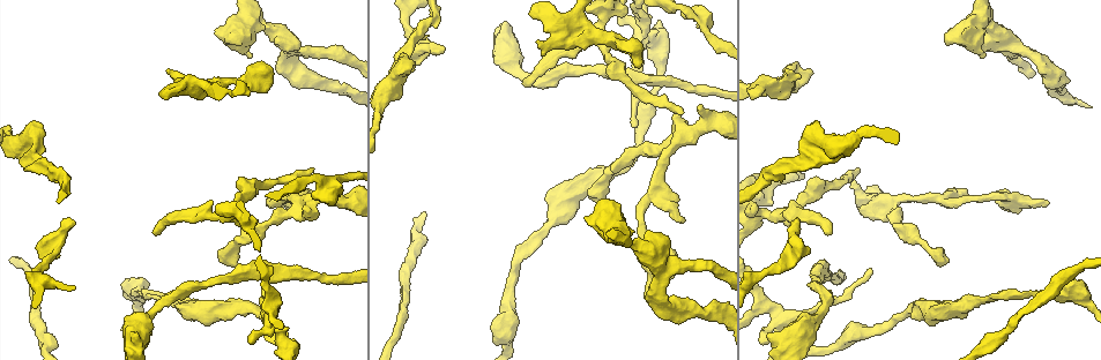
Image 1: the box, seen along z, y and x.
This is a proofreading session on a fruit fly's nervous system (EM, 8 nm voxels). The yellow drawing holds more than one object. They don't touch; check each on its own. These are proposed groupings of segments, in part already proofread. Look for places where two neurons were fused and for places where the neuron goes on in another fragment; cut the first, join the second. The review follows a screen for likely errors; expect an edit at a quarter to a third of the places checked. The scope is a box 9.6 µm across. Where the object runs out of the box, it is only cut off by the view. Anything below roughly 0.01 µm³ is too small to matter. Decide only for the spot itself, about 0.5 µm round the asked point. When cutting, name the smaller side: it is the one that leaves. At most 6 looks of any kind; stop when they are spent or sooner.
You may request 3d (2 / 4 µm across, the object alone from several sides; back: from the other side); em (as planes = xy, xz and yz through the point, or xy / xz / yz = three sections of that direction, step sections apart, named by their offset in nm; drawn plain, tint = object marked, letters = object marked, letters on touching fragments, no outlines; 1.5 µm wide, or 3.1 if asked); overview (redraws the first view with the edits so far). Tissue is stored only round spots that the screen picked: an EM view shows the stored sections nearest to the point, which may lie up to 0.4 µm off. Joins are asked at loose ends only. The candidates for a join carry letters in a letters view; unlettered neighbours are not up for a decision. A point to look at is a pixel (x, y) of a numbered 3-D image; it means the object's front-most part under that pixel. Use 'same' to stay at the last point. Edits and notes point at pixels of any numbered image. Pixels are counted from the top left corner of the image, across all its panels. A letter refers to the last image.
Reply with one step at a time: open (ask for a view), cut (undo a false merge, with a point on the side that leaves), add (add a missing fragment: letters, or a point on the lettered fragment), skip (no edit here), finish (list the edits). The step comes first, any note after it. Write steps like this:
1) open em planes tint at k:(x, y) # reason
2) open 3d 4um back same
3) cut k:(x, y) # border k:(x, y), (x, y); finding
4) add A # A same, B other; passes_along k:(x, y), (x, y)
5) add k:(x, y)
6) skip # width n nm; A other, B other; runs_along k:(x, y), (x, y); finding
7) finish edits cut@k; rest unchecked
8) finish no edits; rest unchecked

open em planes letters at 1:(779, 323) # calibre changes

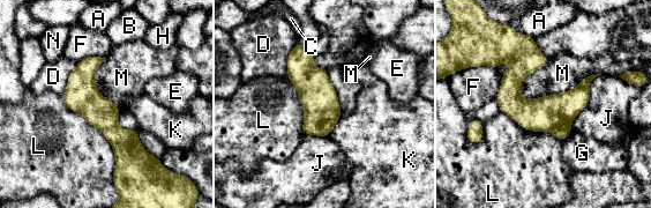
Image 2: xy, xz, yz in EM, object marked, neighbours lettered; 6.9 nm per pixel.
cut 2:(562, 132) # A other, B other, C other, D other, E other, F other, G other, H other, J other, K other, L other, M other, N other; border 2:(569, 124), (562, 124), (551, 131); a second neuron is stuck on

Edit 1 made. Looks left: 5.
open em xz step 8 letters at 1:(787, 74)

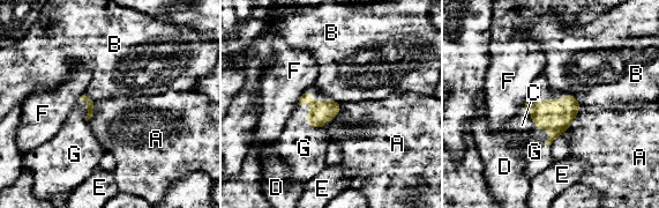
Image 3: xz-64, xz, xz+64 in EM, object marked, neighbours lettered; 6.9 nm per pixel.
open em planes letters same

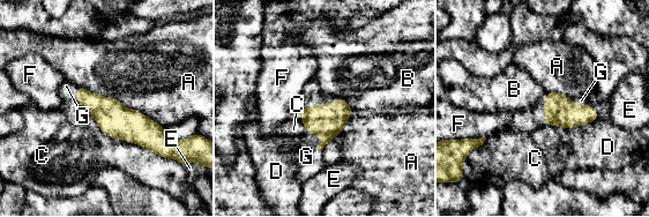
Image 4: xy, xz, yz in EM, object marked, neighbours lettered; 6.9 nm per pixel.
add G # longest_contact A 650 nm; A other, B other, C other, D other, E other, F other, G same; passes_along 4:(327, 120), (321, 137), (306, 156); the neuron continues

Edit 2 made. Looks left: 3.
open 3d 2um at 1:(441, 51)

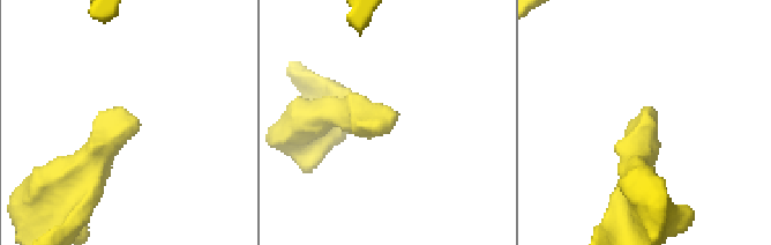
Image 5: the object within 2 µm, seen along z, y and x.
open em planes letters at 5:(379, 129) # now the EM

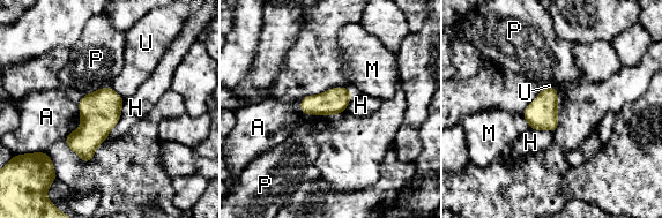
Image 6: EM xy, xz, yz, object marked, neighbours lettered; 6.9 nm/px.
skip # A other, H other, M other, P other, U other; none of them fits

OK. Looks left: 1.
finish edits cut@2, add@4; rest unchecked

